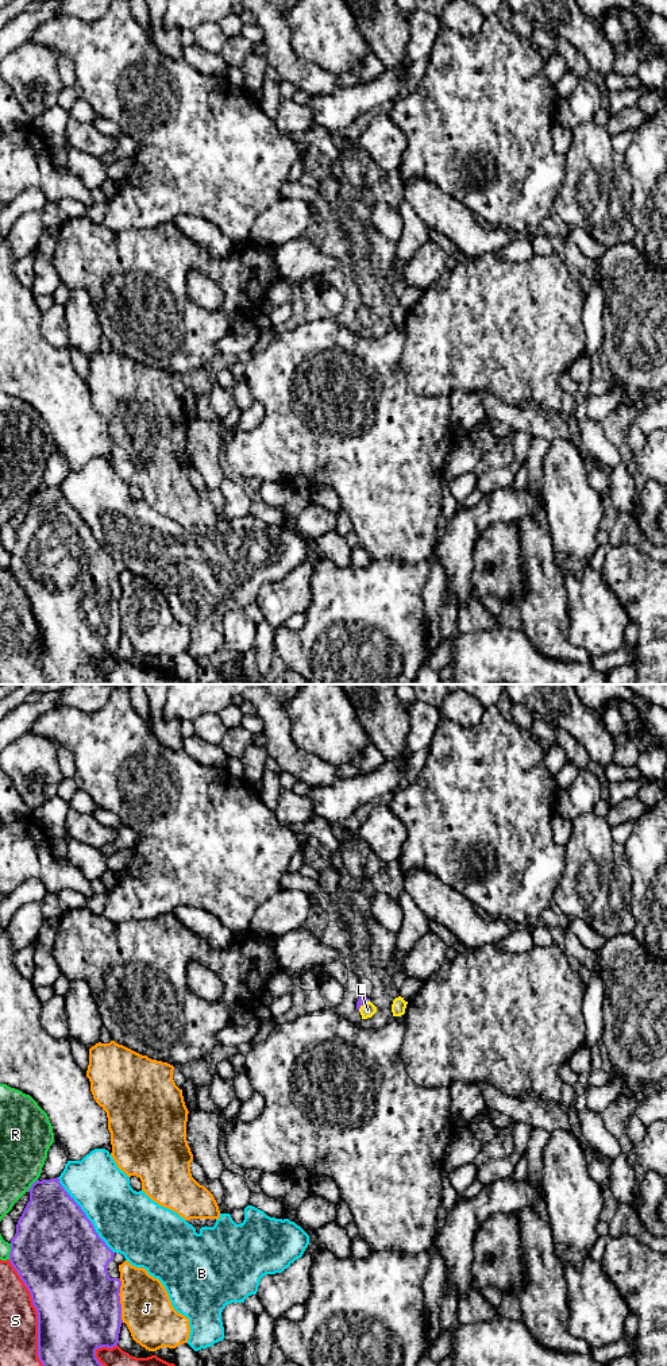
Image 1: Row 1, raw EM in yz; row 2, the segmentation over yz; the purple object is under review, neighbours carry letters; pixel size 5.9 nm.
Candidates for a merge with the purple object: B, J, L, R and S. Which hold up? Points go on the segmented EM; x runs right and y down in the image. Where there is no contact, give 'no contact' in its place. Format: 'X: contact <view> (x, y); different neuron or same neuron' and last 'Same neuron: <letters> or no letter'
B: contact yz (85, 1215); different neuron
J: contact yz (119, 1300); different neuron
L: contact yz (363, 1003); same neuron
R: contact yz (11, 1251); different neuron
S: contact yz (37, 1312); different neuron
Same neuron: L

